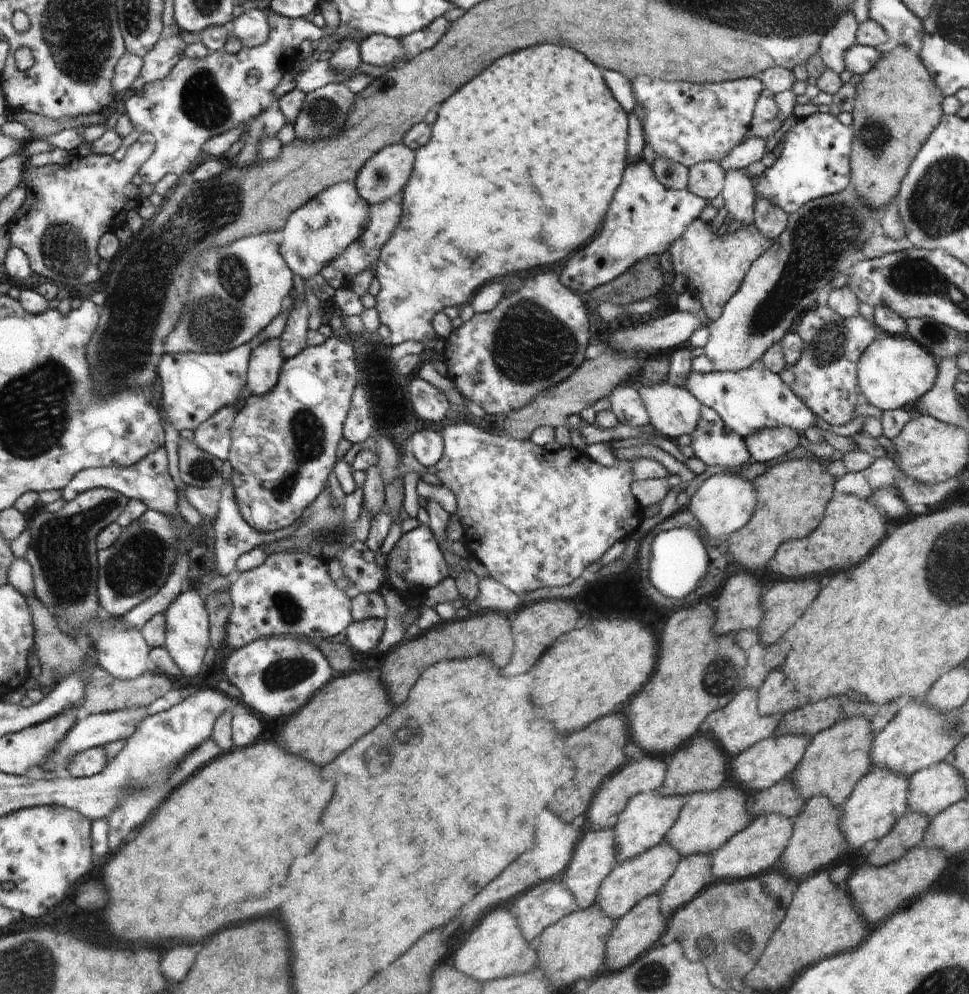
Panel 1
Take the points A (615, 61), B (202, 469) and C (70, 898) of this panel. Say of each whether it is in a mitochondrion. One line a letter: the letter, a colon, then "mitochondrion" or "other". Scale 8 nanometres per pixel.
A: other
B: mitochondrion
C: other

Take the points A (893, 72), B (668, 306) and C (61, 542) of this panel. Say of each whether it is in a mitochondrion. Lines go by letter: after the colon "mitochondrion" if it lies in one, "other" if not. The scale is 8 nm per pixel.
A: other
B: other
C: mitochondrion

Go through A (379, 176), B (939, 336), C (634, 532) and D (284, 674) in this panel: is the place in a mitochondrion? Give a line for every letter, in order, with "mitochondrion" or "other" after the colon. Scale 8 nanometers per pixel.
A: mitochondrion
B: mitochondrion
C: other
D: mitochondrion

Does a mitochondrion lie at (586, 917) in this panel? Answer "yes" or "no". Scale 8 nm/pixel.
no

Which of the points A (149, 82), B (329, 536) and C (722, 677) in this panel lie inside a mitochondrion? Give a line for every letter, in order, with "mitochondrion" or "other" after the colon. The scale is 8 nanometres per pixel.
A: other
B: mitochondrion
C: mitochondrion

